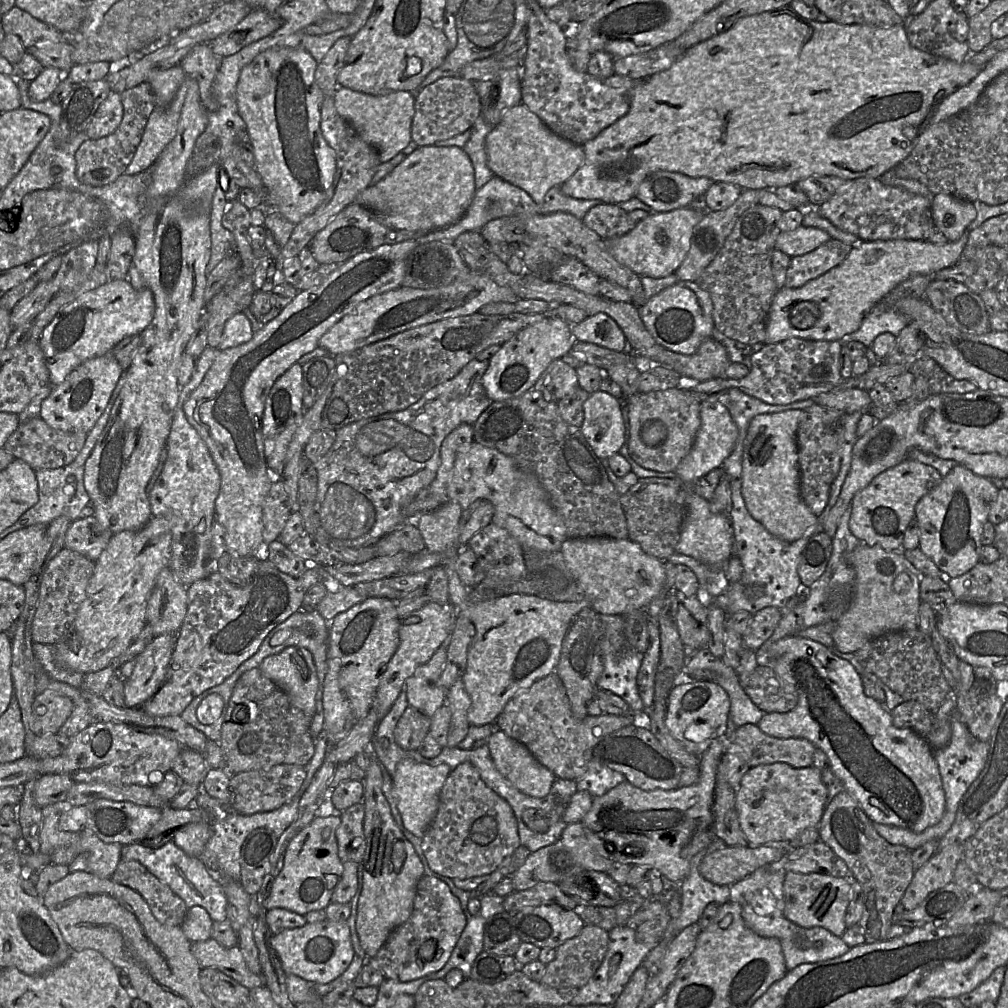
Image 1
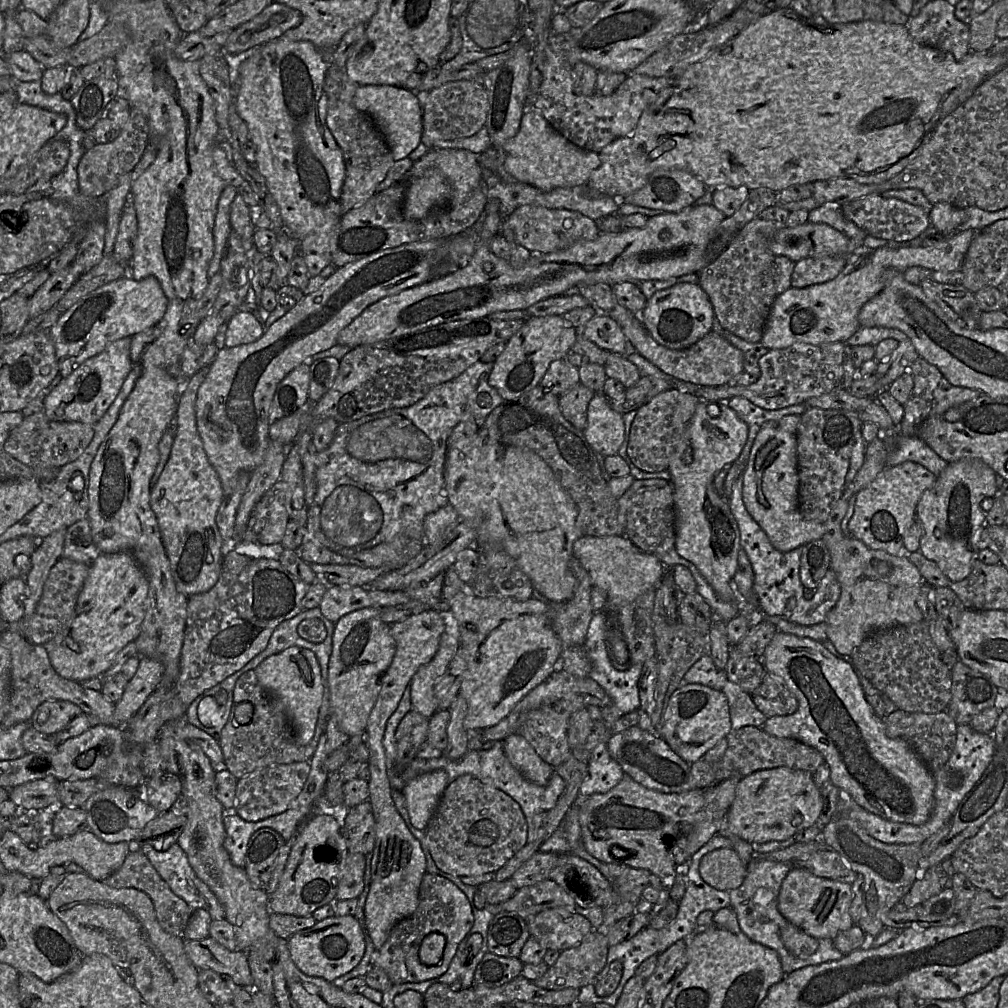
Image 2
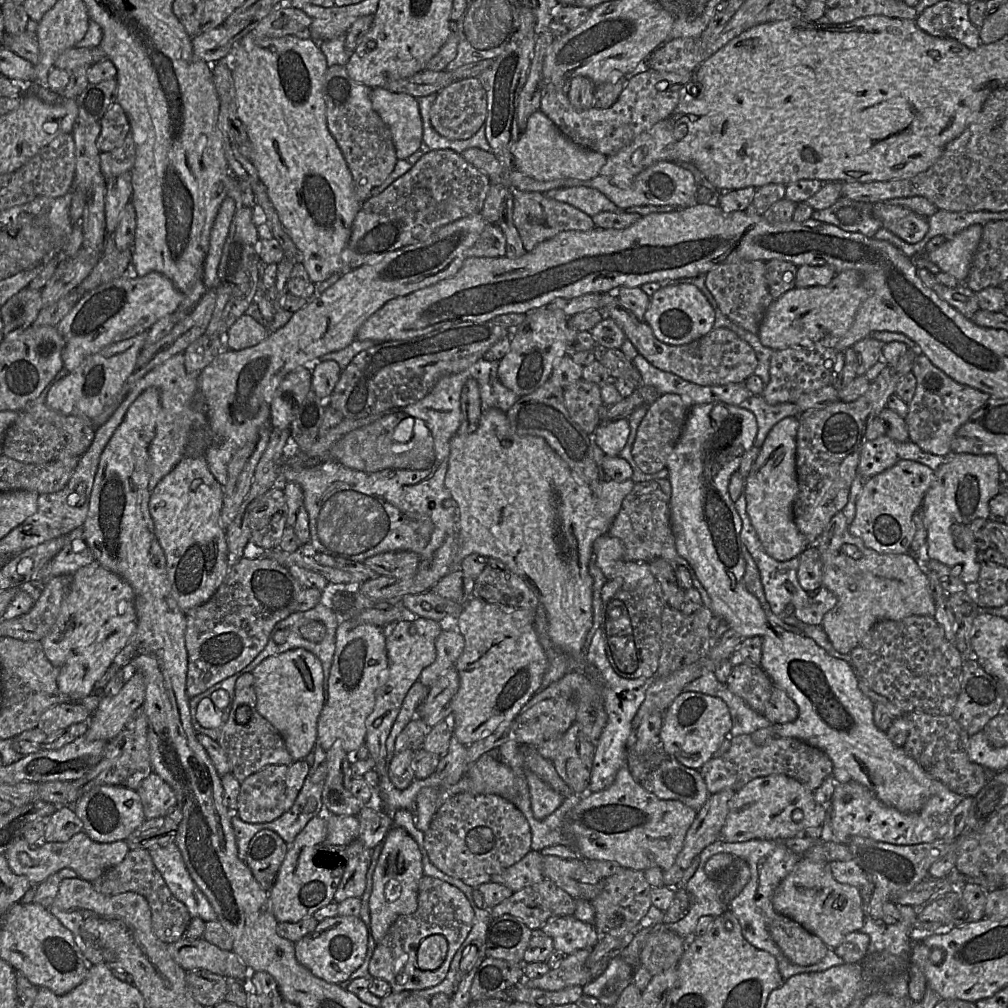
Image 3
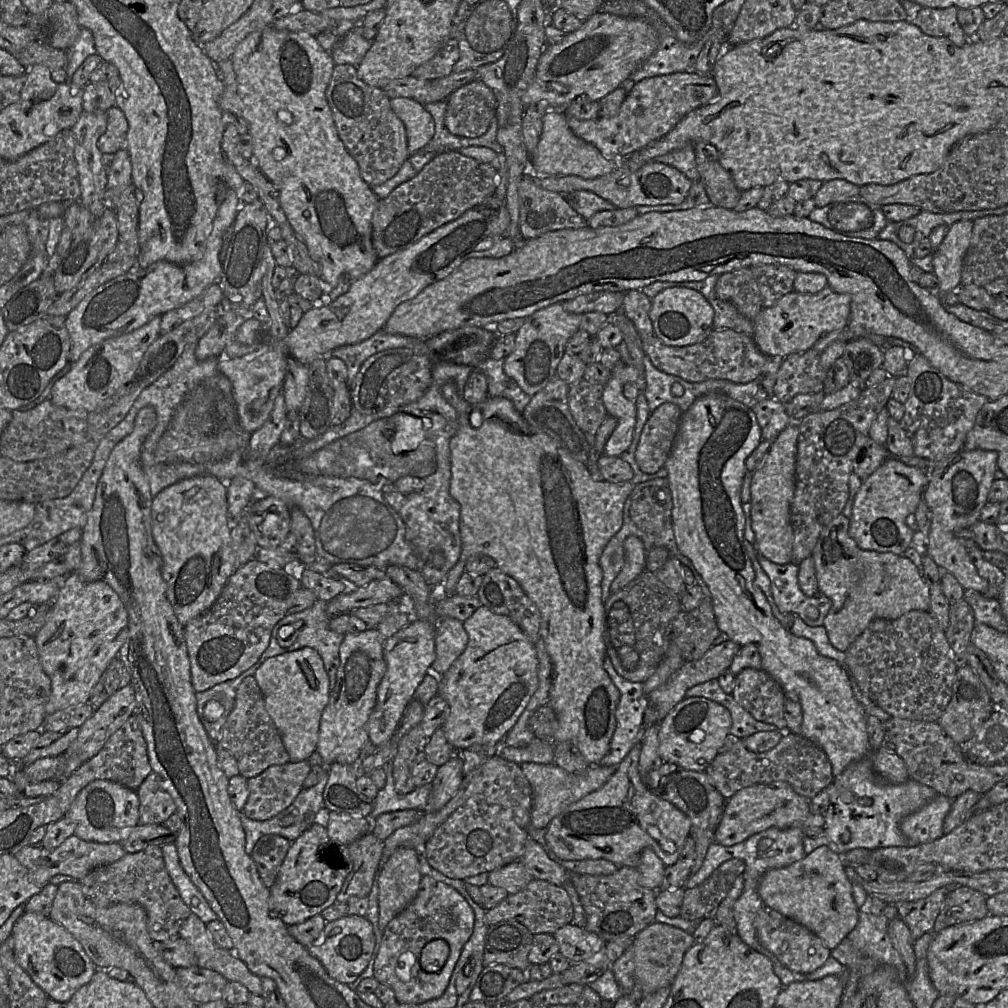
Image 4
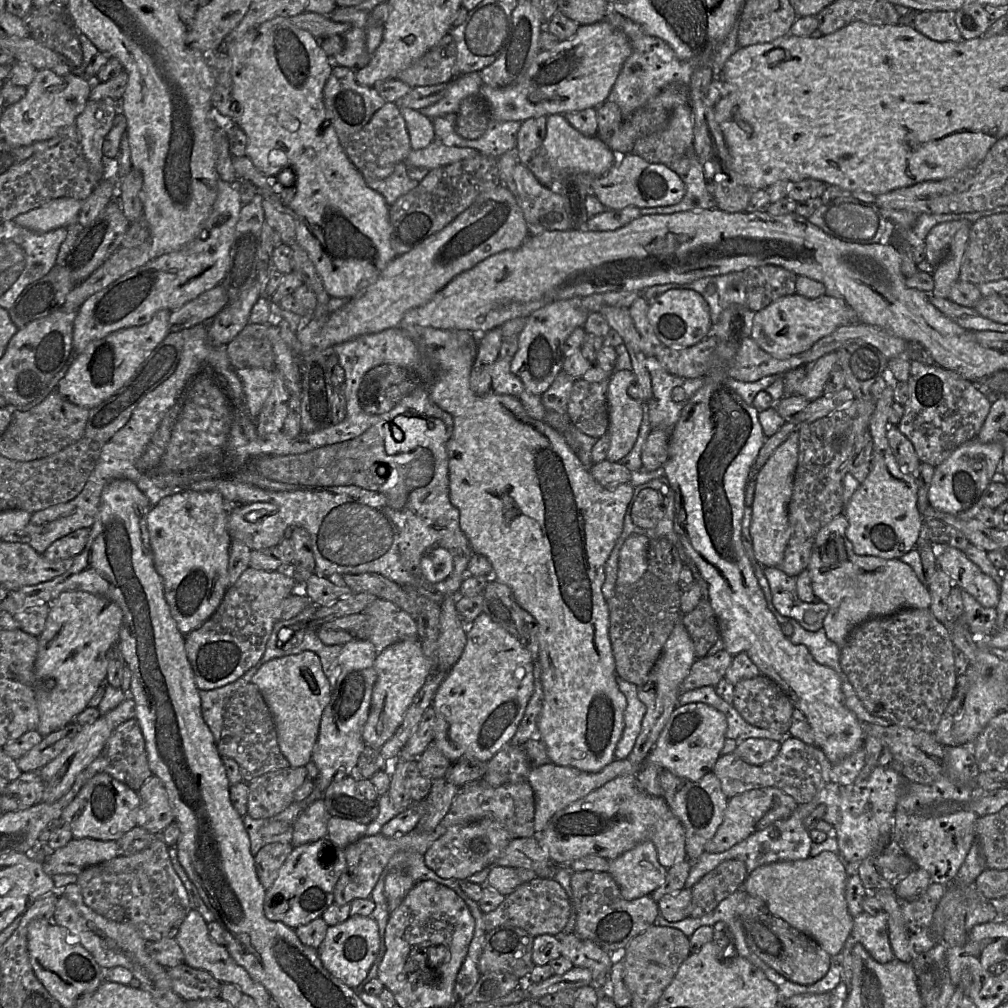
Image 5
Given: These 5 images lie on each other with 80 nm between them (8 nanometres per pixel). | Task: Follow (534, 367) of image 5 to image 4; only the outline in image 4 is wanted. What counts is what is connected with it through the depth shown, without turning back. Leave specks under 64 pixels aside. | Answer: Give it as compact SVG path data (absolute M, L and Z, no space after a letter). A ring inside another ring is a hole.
M561 303L542 308L526 318L515 334L513 351L504 359L504 372L529 396L542 390L556 375L565 346L579 330L582 314L566 311Z

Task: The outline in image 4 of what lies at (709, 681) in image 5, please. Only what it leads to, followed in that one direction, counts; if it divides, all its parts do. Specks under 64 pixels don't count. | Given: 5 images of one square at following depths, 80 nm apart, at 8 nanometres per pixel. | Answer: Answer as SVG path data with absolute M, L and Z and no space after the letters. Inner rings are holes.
M726 639L720 644L713 645L701 658L685 662L664 684L648 694L648 707L644 713L644 727L659 724L672 708L685 698L686 691L689 688L709 680L718 679L723 672L730 668L733 658L740 648L737 643Z

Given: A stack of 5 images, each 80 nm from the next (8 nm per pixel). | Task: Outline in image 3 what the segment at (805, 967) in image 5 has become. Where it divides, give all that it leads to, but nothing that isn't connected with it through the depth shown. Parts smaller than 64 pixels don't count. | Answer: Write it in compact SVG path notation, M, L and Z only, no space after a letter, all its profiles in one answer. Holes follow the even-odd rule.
M777 913L769 924L773 941L793 963L808 966L821 961L829 947L791 918Z

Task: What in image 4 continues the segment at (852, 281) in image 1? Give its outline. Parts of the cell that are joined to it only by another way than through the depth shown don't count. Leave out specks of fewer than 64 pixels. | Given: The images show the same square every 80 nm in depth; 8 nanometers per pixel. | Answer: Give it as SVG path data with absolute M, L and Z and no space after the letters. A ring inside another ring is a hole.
M971 220L952 224L942 243L932 253L933 273L939 280L939 296L961 286L962 265L970 245L973 226ZM826 287L816 294L792 291L774 305L763 308L754 319L753 340L766 356L786 357L806 351L825 334L843 330L850 321L851 297Z

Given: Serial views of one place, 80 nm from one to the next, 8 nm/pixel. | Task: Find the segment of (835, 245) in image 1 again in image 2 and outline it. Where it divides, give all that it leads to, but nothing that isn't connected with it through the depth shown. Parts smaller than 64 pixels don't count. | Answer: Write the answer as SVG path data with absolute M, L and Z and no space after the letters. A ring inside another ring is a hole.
M827 256L805 258L795 262L790 287L805 288L835 278L844 268L846 258L845 256Z

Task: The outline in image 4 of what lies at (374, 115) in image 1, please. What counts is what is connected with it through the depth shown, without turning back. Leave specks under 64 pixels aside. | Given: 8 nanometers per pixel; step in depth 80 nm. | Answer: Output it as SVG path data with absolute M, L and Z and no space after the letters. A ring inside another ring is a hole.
M403 97L390 99L390 105L405 126L409 156L427 148L427 144L433 138L435 127L424 105L415 99Z

